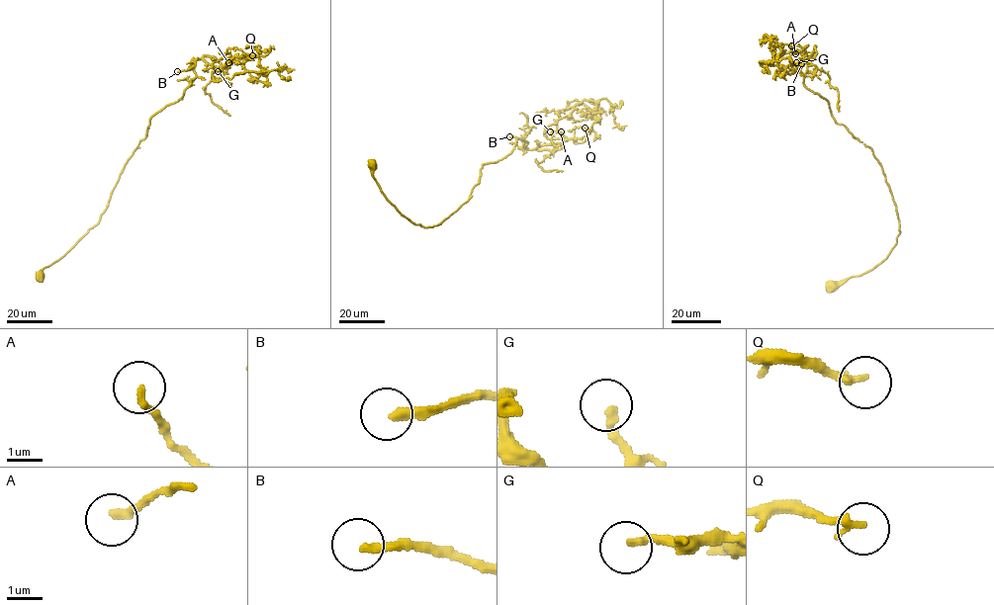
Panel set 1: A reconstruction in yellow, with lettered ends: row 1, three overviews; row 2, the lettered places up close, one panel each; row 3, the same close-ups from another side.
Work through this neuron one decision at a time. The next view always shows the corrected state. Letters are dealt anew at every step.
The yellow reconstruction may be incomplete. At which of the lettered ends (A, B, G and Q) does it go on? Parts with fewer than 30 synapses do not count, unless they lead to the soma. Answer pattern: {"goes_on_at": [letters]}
{"goes_on_at": ["B"]}

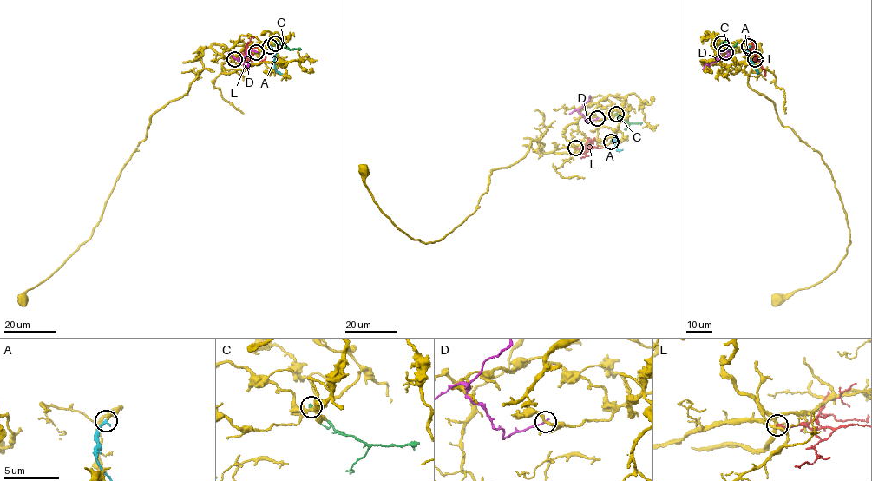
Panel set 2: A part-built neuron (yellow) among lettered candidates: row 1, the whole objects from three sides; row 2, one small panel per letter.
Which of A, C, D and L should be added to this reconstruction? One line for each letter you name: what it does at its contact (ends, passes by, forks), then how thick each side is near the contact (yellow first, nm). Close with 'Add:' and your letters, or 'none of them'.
A: it ends | 200/260 nm
Add: A

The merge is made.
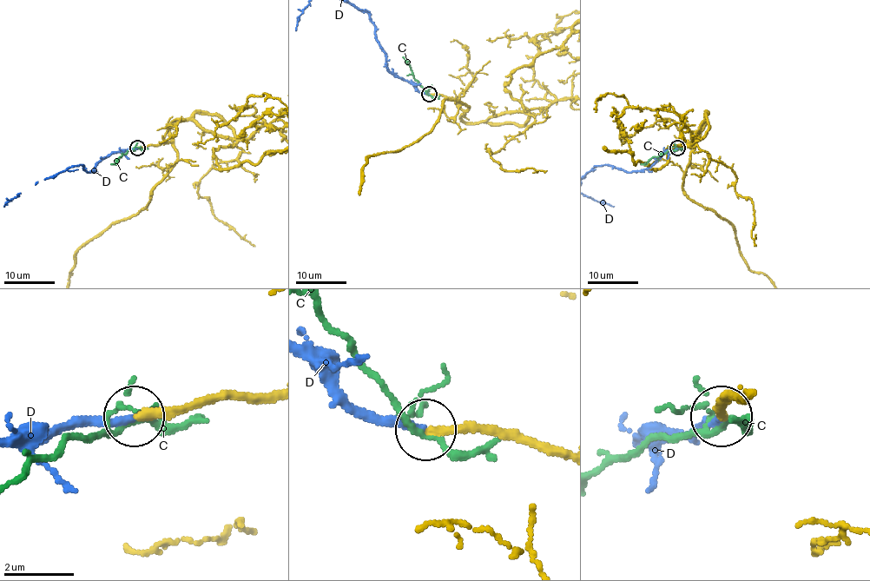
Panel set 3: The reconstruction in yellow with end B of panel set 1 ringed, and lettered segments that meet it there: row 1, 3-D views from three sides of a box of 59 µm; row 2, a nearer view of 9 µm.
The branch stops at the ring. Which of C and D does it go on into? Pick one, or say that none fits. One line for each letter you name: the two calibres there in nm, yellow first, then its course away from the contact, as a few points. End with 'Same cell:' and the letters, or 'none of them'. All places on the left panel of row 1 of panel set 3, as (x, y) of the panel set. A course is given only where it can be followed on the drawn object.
D: 260 nm thick on the yellow side, 240 nm on the other; it runs (137, 148), (128, 148), (102, 157), (91, 171), (82, 165), (70, 167), (38, 181), (4, 206)
Same cell: D

